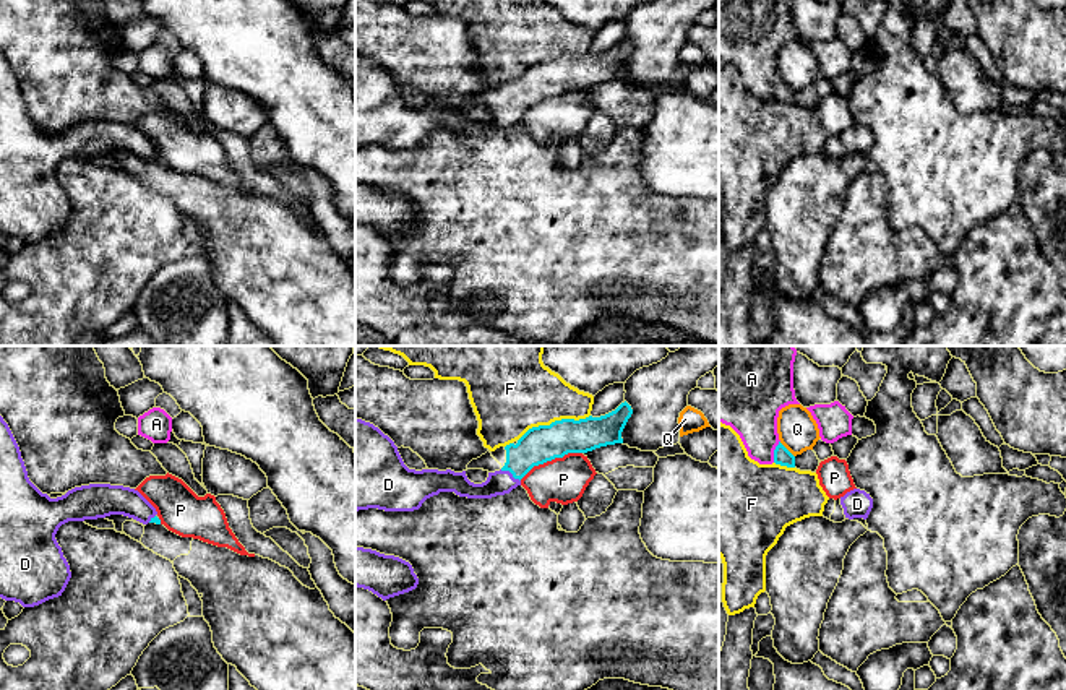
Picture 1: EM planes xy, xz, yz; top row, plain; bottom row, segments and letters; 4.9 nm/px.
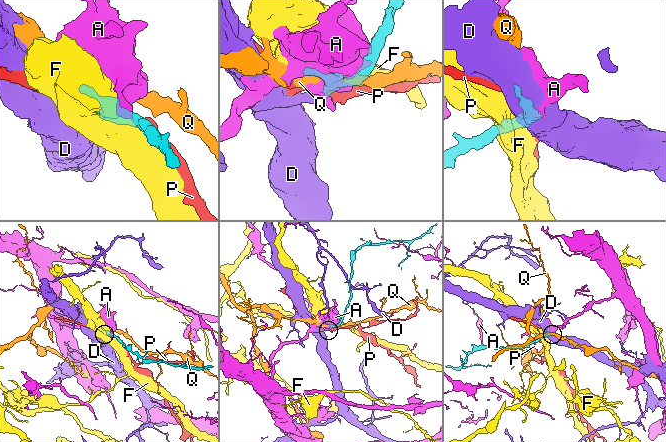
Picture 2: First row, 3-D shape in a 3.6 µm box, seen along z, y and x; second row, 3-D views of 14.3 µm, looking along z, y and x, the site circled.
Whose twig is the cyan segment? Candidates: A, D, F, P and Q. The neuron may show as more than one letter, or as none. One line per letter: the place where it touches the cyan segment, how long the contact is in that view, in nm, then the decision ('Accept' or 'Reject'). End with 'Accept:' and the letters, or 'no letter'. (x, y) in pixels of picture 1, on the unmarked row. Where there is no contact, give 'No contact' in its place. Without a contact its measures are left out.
A: Touches cyan at yz (774, 88). Shared border 120 nm. Reject
D: Touches cyan at xz (510, 107). Shared border 120 nm. Accept
F: Touches cyan at xz (555, 57). Shared border 380 nm. Reject
P: Touches cyan at xz (550, 96). Shared border 340 nm. Reject
Q: Touches cyan at yz (787, 86). Shared border 110 nm. Reject
Accept: D

